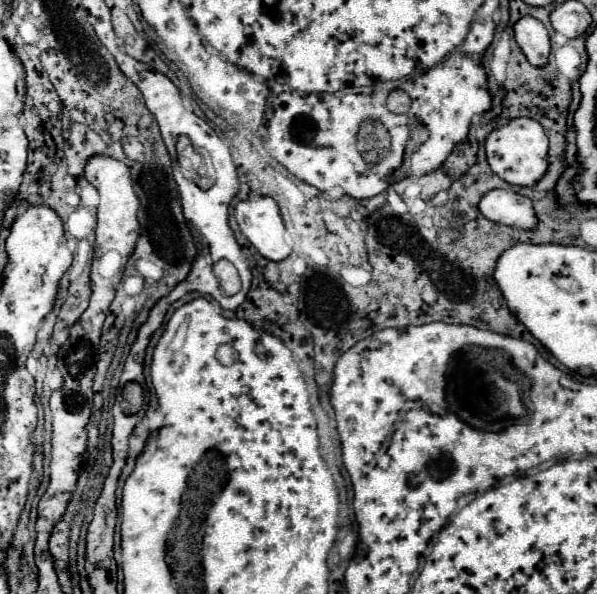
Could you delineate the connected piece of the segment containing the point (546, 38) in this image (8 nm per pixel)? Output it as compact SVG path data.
M522 17L516 25L514 25L514 35L516 41L520 45L520 49L524 51L526 59L534 65L534 67L544 67L548 63L548 55L550 55L550 35L548 29L534 17Z

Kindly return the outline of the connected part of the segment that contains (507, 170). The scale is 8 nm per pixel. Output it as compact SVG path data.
M512 119L486 139L486 157L492 171L510 185L534 187L548 171L548 135L534 119Z

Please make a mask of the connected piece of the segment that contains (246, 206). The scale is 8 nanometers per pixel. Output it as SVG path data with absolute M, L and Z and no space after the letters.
M262 197L256 201L240 201L236 205L236 221L242 235L264 259L284 261L292 253L274 199Z

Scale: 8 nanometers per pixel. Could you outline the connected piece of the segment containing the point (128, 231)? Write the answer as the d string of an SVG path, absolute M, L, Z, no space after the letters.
M96 155L86 165L86 179L98 189L100 205L98 205L98 227L96 227L96 255L104 255L108 249L118 251L120 255L130 255L134 251L136 239L140 237L140 223L138 223L138 197L132 187L130 169L112 157Z

